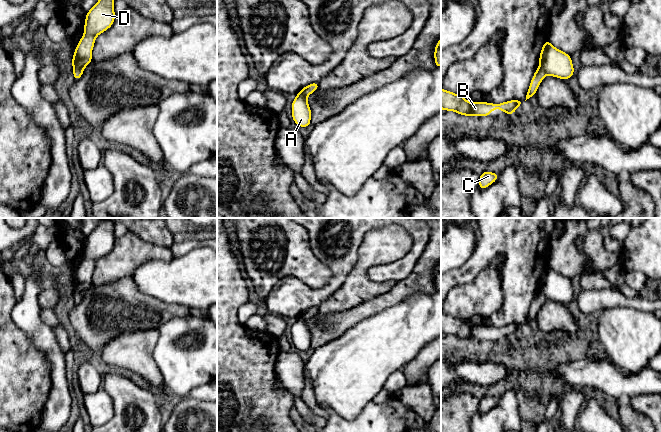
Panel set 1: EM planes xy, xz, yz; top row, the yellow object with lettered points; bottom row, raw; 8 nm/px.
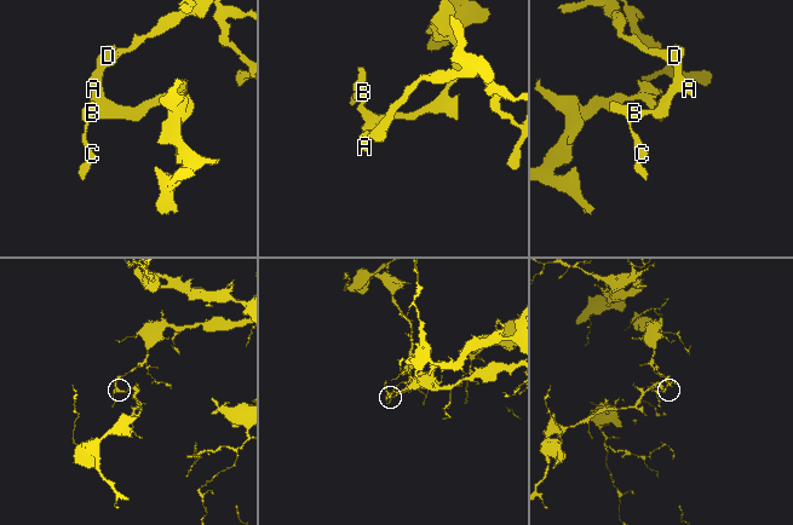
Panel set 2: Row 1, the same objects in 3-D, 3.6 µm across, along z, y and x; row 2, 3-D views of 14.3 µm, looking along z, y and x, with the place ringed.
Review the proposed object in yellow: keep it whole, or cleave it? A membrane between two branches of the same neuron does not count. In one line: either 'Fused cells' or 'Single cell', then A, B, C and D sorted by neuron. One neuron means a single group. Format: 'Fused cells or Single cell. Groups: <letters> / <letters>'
Fused cells. Groups: A D / B C

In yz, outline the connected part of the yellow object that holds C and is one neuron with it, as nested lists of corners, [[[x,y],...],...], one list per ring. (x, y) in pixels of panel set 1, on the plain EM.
[[[484,395],[479,401],[478,411],[480,413],[486,413],[488,410],[493,408],[499,401],[499,398],[490,395]]]

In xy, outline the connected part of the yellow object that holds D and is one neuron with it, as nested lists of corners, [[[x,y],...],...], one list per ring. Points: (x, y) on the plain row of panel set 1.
[[[103,219],[86,237],[84,258],[72,280],[72,293],[86,291],[92,286],[92,274],[96,261],[108,254],[114,247],[114,219]]]

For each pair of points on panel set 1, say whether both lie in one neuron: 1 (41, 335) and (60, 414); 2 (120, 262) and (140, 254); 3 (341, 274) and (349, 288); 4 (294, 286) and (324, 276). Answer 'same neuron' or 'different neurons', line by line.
1: same neuron
2: same neuron
3: different neurons
4: different neurons

